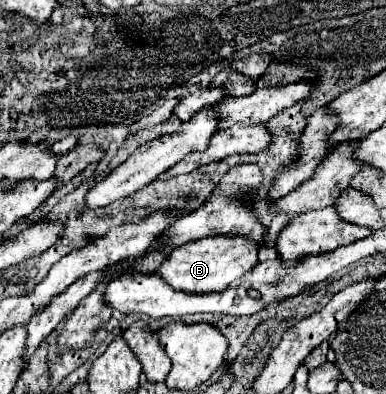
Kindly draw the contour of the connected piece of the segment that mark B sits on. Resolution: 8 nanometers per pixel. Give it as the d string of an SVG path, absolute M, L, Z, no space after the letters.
M211 235L209 239L197 239L193 243L185 243L169 253L169 257L161 263L157 273L177 291L185 293L211 293L225 291L235 279L253 271L259 263L259 251L263 243L253 243L251 239L243 239L243 235Z

